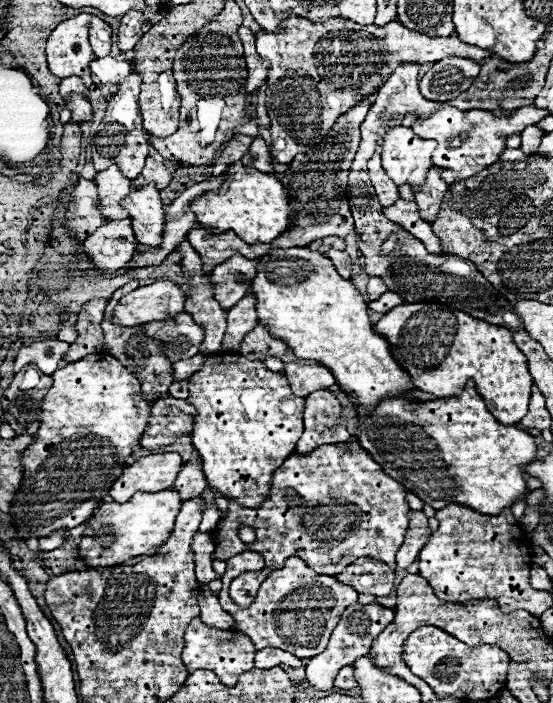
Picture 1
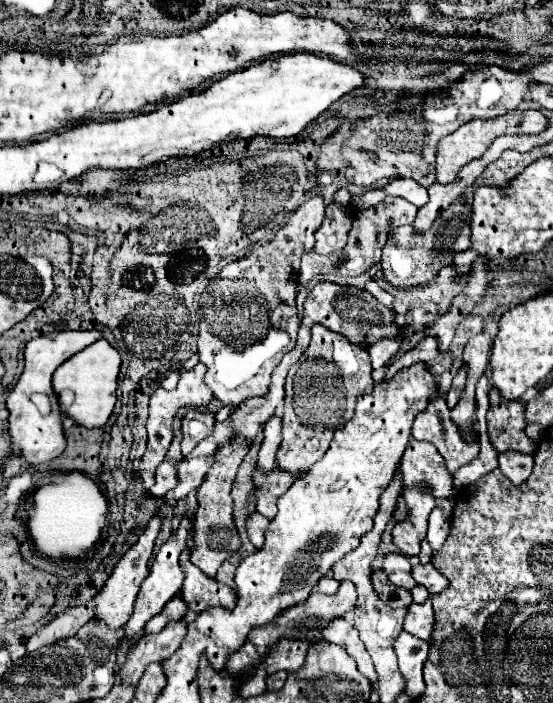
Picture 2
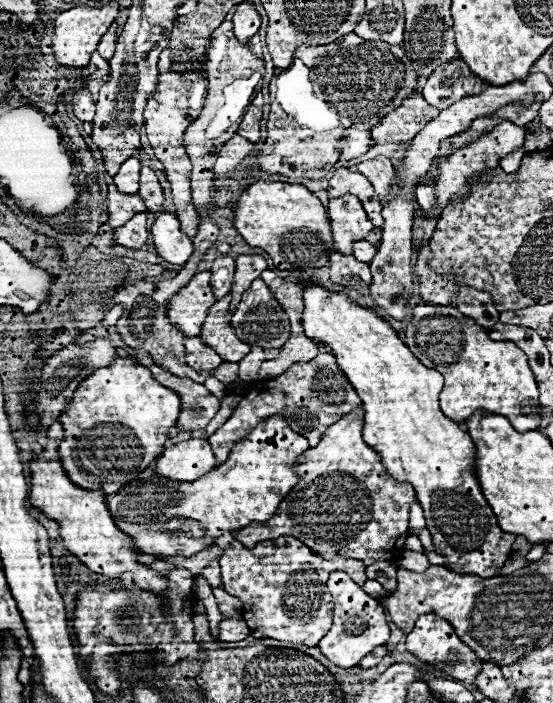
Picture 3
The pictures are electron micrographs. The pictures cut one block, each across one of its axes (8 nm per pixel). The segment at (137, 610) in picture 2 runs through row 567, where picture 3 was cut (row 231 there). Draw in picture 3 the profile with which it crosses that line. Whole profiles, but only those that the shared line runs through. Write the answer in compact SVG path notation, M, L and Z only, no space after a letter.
M162 212L156 218L156 222L152 224L152 238L158 256L162 256L170 264L184 266L192 256L192 240L190 236L180 232L180 224L174 214Z

